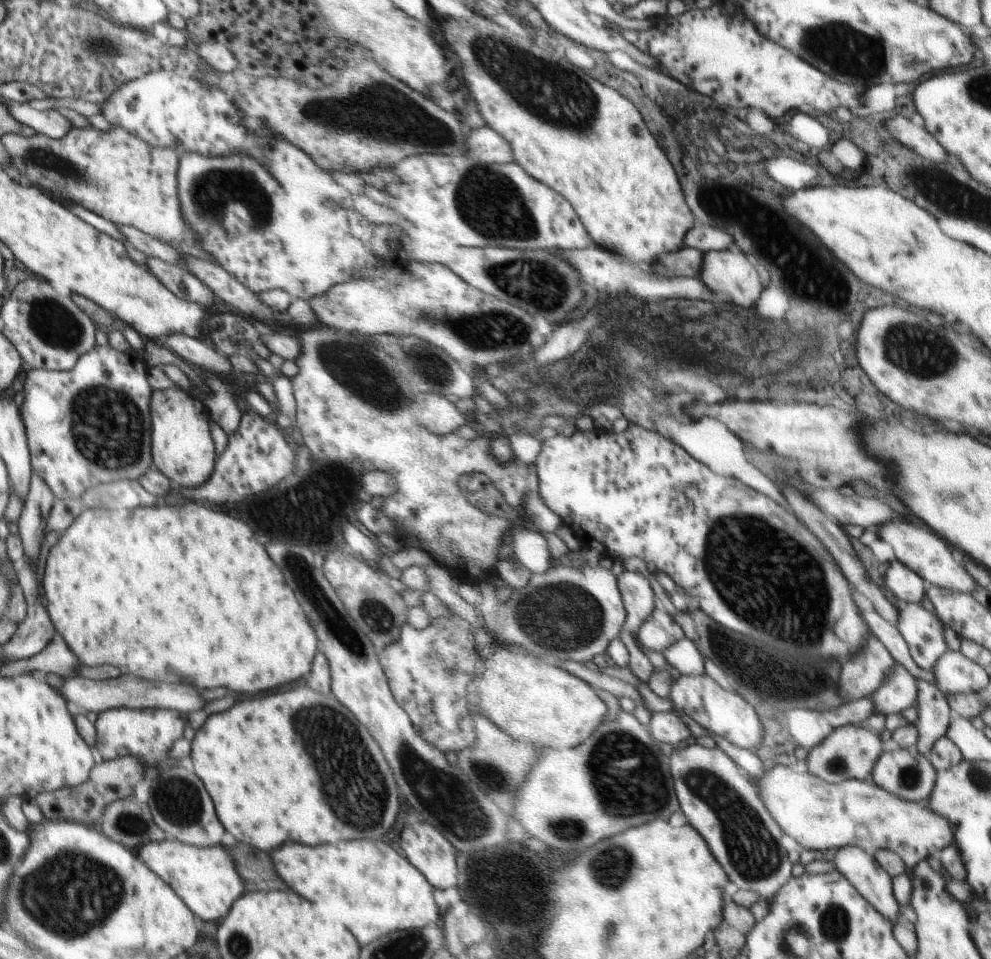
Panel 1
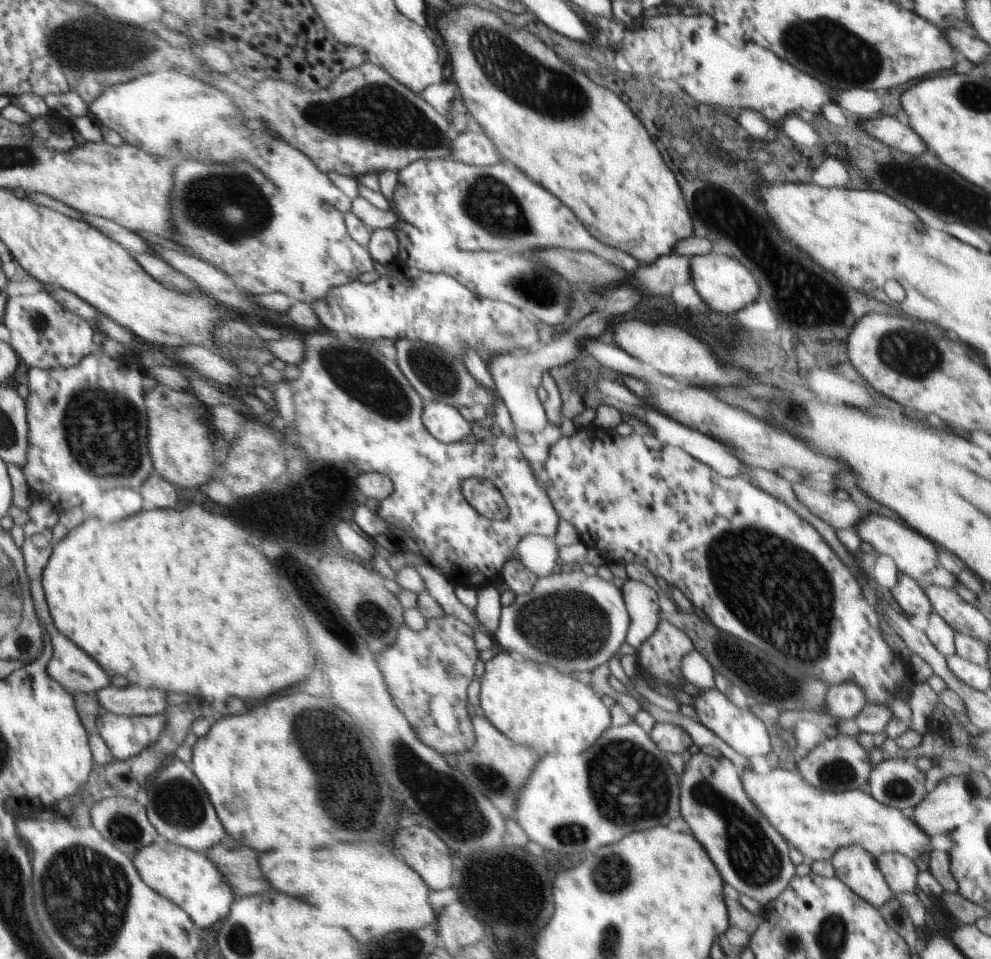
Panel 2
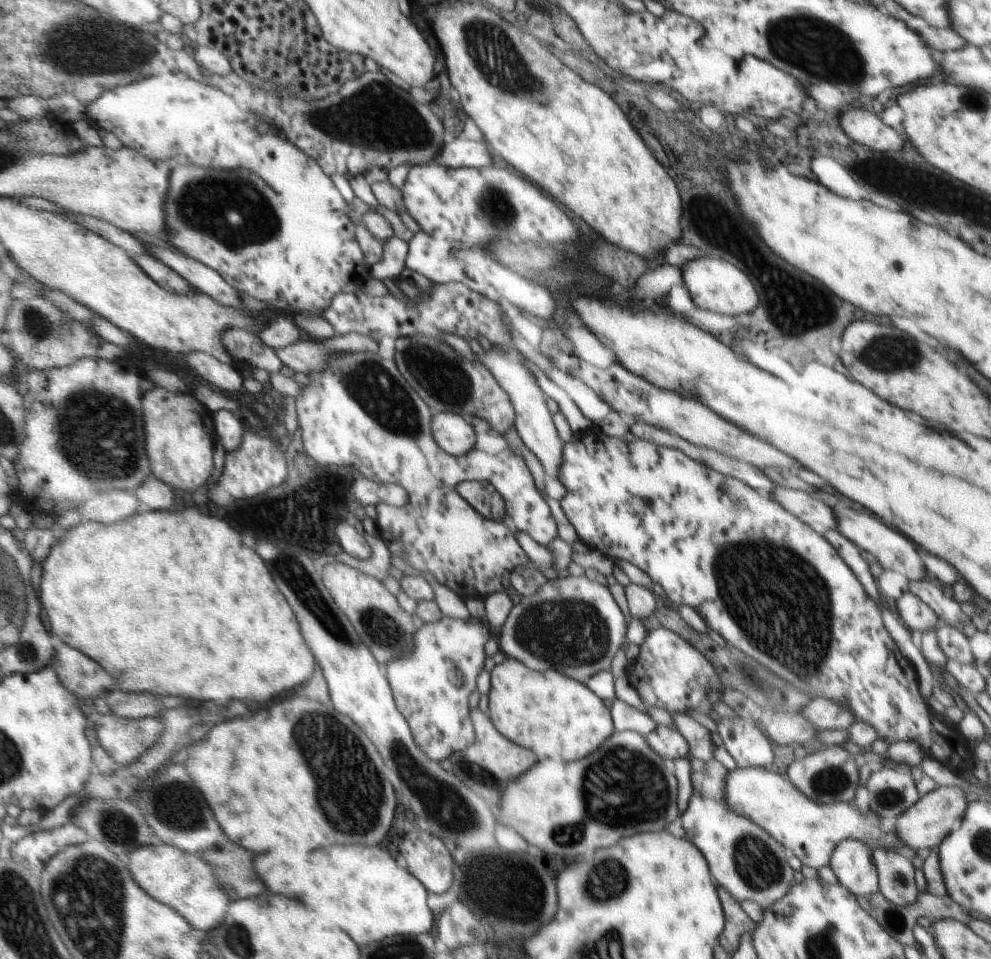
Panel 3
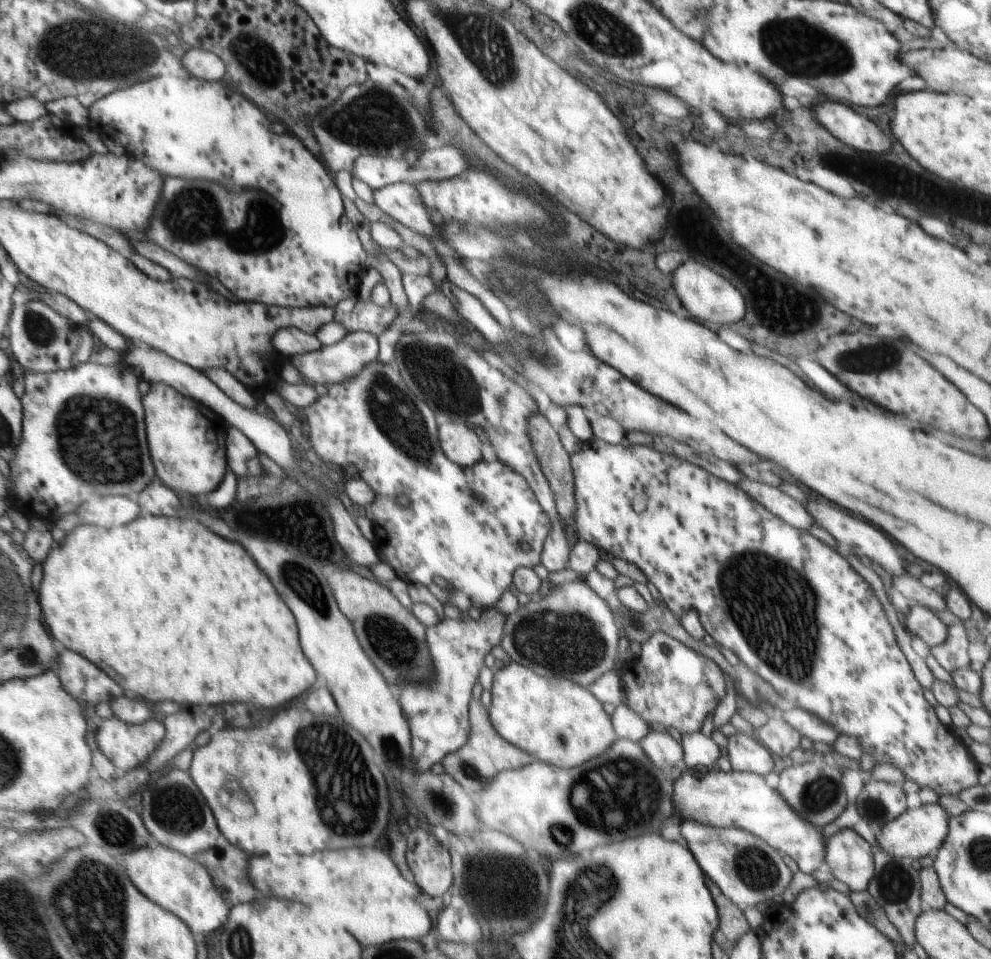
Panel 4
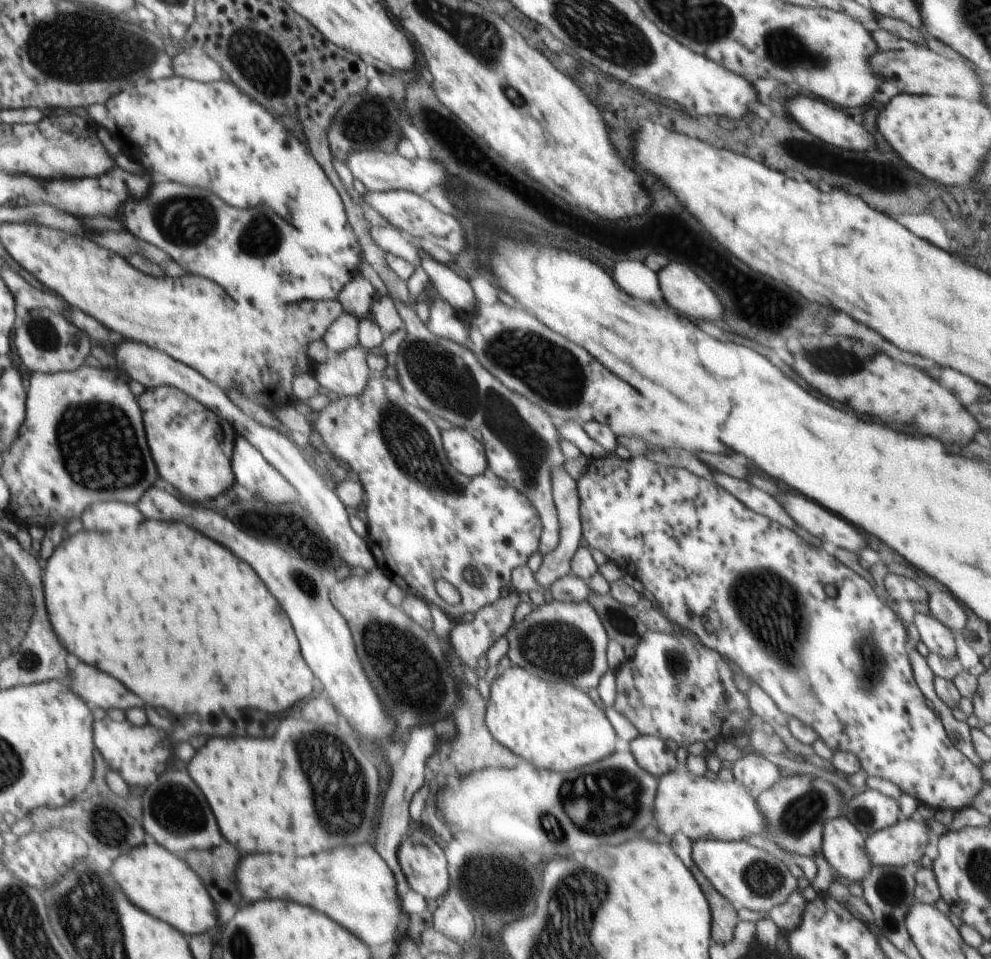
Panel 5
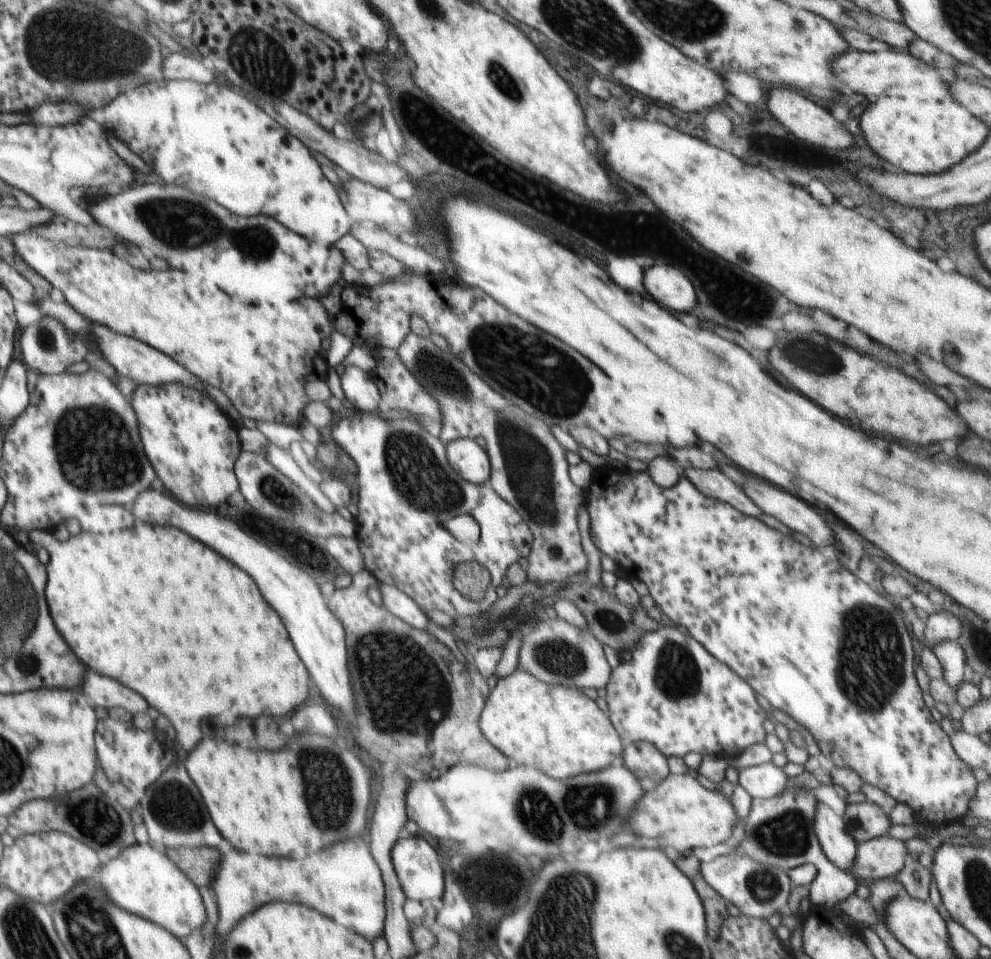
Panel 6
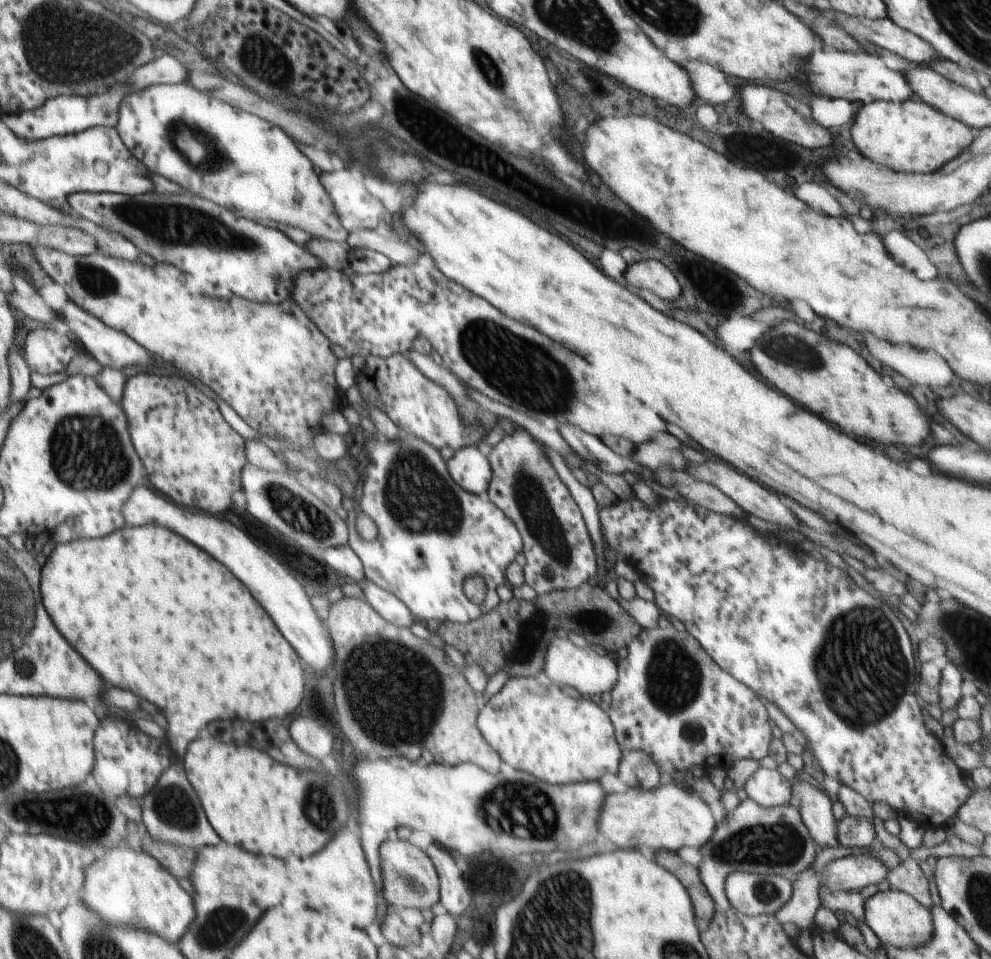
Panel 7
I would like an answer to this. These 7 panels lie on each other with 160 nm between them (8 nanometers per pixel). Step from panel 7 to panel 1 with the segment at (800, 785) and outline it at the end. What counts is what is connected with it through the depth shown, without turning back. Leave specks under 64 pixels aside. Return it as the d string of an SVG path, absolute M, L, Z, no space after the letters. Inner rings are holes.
M844 846L836 852L834 856L834 865L837 872L840 872L858 893L871 905L874 909L890 919L894 924L898 922L900 908L898 901L895 899L893 893L893 879L892 877L878 865L875 856L867 854L862 848L858 846Z

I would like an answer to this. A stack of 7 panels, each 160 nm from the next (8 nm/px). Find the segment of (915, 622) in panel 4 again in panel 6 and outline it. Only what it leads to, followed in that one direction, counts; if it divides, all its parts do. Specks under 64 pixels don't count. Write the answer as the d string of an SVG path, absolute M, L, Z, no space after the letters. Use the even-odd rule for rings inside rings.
M940 642L932 649L943 668L943 679L953 688L958 688L964 680L964 666L967 658L957 642Z

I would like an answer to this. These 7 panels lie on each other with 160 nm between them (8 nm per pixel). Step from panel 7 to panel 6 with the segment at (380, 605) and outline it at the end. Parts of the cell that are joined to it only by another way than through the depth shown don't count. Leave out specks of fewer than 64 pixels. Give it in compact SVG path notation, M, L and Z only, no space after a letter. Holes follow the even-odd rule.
M380 584L378 588L382 594L382 606L390 614L416 630L426 630L426 624L430 619L407 594L388 584Z

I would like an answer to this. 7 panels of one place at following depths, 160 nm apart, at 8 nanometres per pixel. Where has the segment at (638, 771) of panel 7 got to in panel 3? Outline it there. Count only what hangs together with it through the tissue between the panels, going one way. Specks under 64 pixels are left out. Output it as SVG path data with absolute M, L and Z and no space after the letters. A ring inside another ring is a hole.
M656 725L656 728L645 736L645 739L648 746L650 746L660 758L676 760L676 758L689 757L688 741L675 727Z

